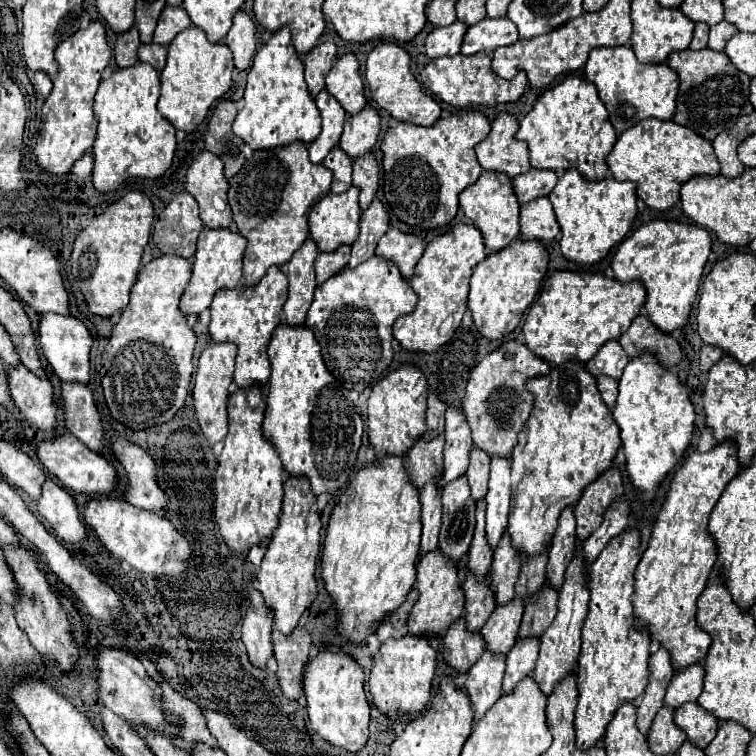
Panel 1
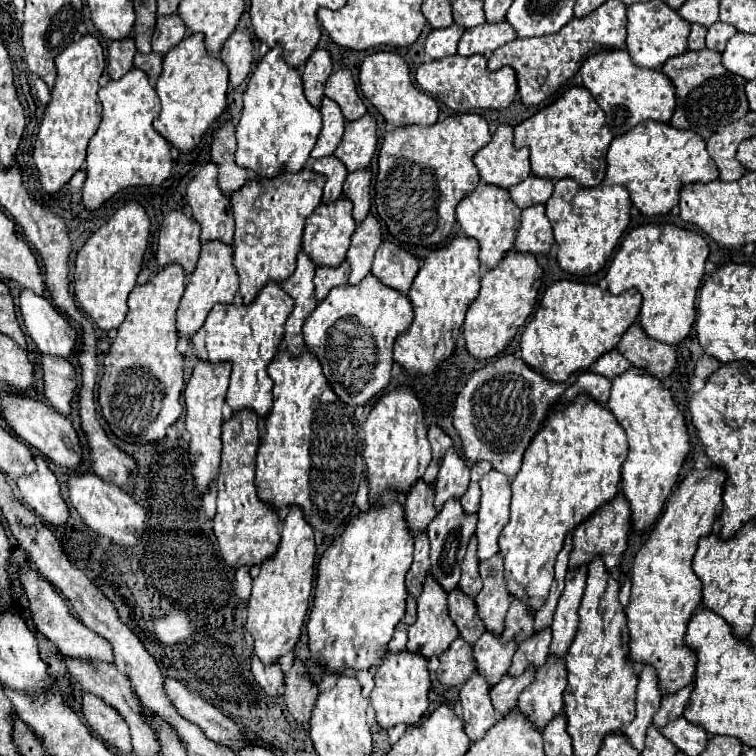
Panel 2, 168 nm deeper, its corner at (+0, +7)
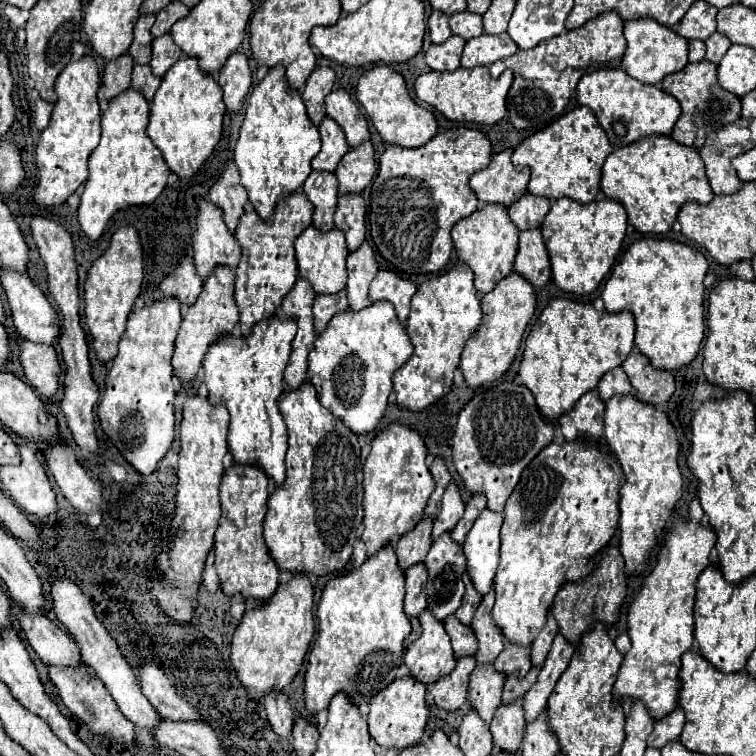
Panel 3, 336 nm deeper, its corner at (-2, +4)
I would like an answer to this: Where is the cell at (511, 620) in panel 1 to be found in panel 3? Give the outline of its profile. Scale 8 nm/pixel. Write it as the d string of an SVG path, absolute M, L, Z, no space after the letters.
M476 665L470 675L470 705L482 715L484 721L490 723L496 707L502 703L502 687L506 683L506 675L496 671L494 665Z

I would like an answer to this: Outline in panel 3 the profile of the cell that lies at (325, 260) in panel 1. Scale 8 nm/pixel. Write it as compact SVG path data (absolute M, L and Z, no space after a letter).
M342 289L336 295L316 295L316 299L314 299L314 327L316 327L316 333L320 333L328 325L328 319L332 319L334 313L340 313L344 309L348 309L346 289Z

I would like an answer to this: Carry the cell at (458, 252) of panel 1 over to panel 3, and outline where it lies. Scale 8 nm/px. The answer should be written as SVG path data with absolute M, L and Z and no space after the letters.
M458 263L448 271L436 273L434 277L430 275L430 279L426 279L418 291L412 297L412 309L410 309L410 317L406 321L406 331L412 339L414 345L414 353L408 359L408 363L404 363L392 377L394 381L394 391L396 391L396 403L400 407L412 409L412 411L420 411L430 407L434 401L438 401L444 393L450 391L452 385L452 373L460 363L460 353L464 349L466 339L476 331L476 327L480 325L482 319L482 311L480 311L480 299L478 299L478 291L474 287L474 273L468 271L466 265Z

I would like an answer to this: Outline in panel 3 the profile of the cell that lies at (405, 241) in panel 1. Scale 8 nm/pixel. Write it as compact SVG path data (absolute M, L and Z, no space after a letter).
M380 269L370 285L370 301L390 301L396 307L398 319L406 323L410 311L410 299L416 293L416 285L410 279L404 279L398 271Z

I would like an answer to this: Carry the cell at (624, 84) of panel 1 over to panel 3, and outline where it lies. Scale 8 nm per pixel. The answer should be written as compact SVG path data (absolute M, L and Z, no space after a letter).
M604 67L586 73L578 83L576 99L580 105L586 105L596 113L614 149L630 145L650 133L670 135L680 117L680 103L676 103L672 95L656 85L646 85L632 79L622 67Z

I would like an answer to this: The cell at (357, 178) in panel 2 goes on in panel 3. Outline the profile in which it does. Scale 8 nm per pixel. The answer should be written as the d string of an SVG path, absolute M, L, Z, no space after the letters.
M340 195L334 225L344 231L350 251L360 247L366 237L366 203L362 195Z

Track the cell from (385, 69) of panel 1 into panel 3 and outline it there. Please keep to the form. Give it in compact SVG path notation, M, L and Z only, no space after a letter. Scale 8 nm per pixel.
M376 65L360 77L358 87L356 87L356 97L386 143L394 143L402 147L420 147L426 141L430 141L438 131L434 113L428 111L426 107L420 107L408 95L404 77L386 65Z

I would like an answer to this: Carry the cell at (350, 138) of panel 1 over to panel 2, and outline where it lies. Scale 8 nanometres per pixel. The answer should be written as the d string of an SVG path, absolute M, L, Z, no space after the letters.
M366 114L360 120L348 122L340 146L334 150L334 156L346 166L348 172L364 170L370 166L370 160L376 152L376 120Z

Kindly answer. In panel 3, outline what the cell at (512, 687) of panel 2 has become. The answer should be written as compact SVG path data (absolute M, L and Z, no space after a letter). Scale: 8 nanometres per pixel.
M516 699L514 703L500 705L492 717L490 733L494 737L494 749L502 751L518 751L520 739L524 737L524 707L522 699Z

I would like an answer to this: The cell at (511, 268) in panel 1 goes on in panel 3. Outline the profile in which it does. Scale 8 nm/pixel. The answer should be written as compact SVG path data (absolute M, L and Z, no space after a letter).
M514 271L496 283L496 287L490 293L482 295L482 323L476 329L474 335L466 341L466 347L462 351L462 373L470 387L480 387L484 383L496 381L502 373L508 371L510 363L516 357L516 351L520 347L524 329L528 321L532 319L536 309L536 293L534 287L528 285L528 279L522 275L516 275Z

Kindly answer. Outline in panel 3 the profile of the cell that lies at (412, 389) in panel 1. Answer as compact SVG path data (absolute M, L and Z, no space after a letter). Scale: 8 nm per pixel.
M394 421L376 433L370 455L364 461L364 533L362 533L362 539L368 547L368 555L374 555L380 547L384 547L390 541L396 541L400 535L404 535L404 531L410 531L416 525L416 519L422 517L426 501L434 491L434 479L426 465L426 455L428 451L420 433L406 423Z

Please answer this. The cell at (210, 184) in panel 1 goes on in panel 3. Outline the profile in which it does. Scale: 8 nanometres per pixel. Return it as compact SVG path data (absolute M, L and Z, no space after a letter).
M200 199L192 245L196 269L202 279L206 279L216 265L236 267L240 261L240 245L226 227L220 207L210 199Z

